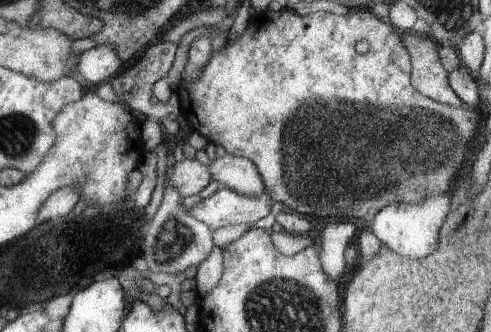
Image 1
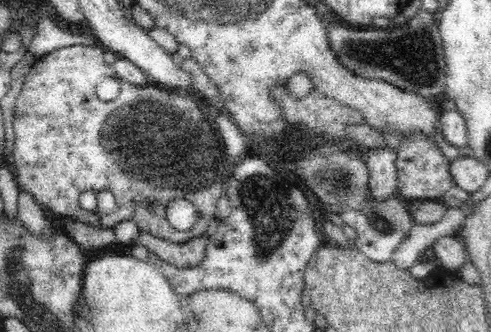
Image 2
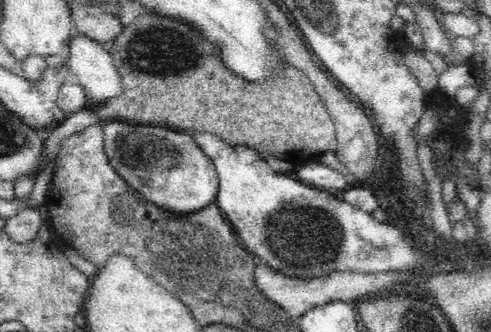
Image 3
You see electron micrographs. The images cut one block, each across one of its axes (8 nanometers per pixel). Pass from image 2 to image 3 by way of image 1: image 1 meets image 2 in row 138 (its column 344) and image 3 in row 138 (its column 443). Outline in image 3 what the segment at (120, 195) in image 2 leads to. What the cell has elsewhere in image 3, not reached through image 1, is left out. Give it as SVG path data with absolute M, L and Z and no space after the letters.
M104 122L104 148L110 158L112 168L126 180L126 184L140 192L142 198L148 202L160 206L162 210L176 212L176 214L196 214L198 210L204 210L206 206L216 202L218 192L218 176L212 168L214 162L210 162L200 146L194 142L190 132L176 132L162 126L130 126L120 122Z

